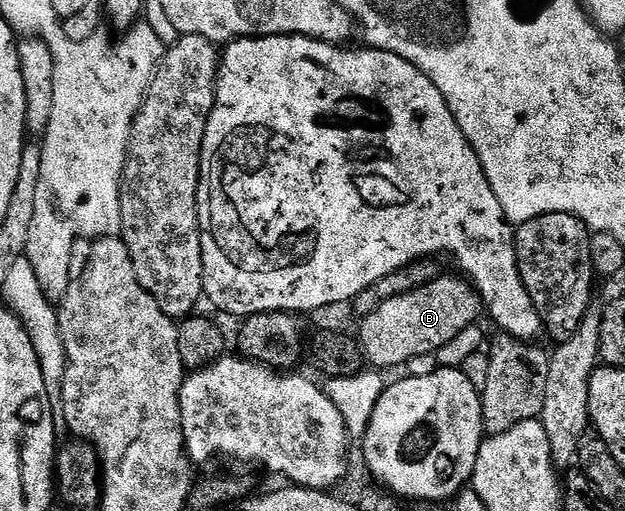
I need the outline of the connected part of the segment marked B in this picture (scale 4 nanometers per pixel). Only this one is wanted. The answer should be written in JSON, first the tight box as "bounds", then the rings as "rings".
{"bounds":[357,275,481,371],"rings":[[[442,275],[427,285],[419,286],[396,298],[385,300],[377,311],[362,318],[357,340],[362,346],[368,366],[379,371],[388,371],[394,365],[406,366],[418,356],[436,354],[461,331],[474,326],[481,317],[479,293],[470,281],[462,276]]]}

